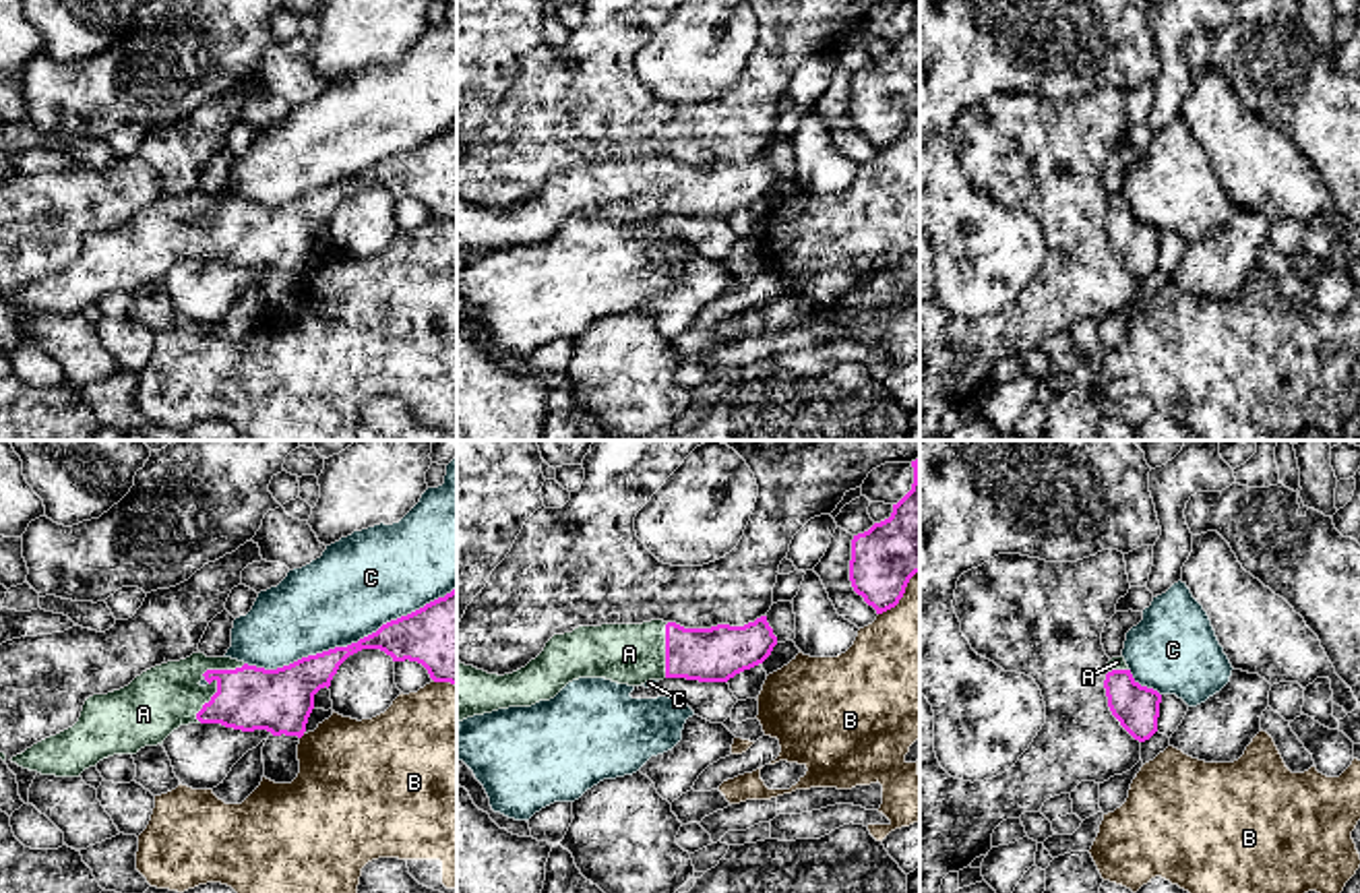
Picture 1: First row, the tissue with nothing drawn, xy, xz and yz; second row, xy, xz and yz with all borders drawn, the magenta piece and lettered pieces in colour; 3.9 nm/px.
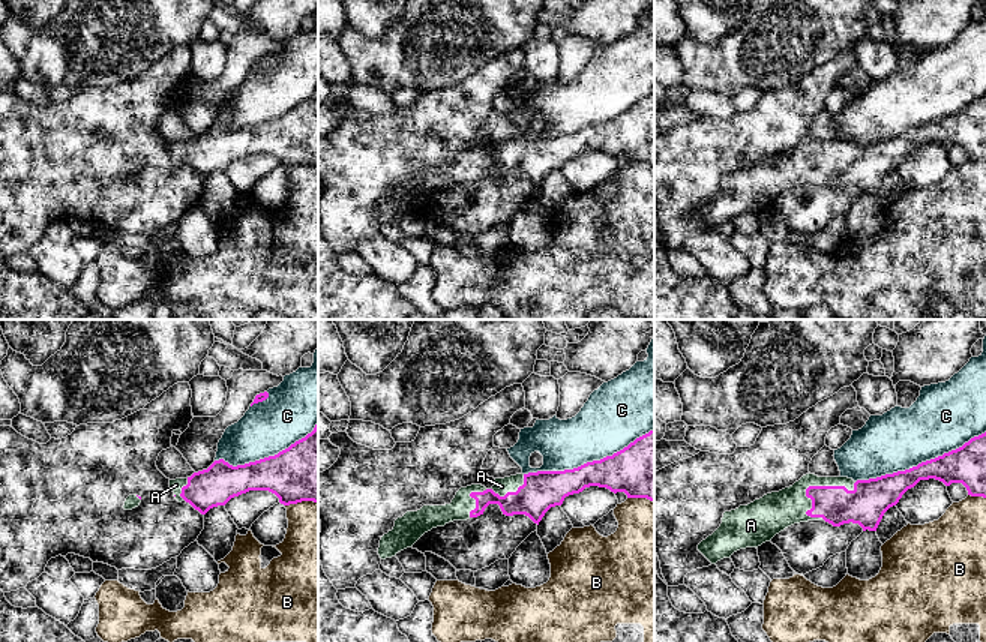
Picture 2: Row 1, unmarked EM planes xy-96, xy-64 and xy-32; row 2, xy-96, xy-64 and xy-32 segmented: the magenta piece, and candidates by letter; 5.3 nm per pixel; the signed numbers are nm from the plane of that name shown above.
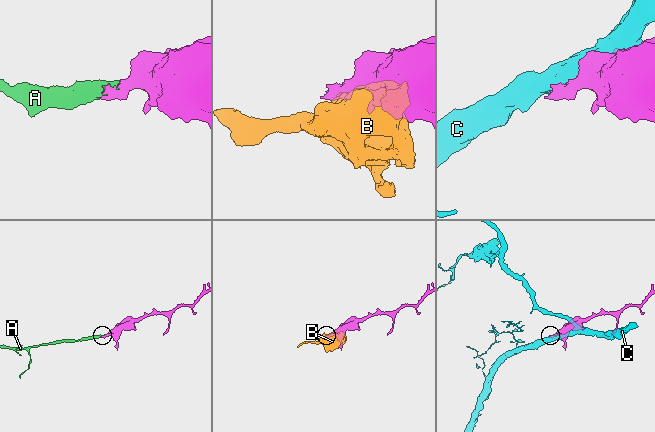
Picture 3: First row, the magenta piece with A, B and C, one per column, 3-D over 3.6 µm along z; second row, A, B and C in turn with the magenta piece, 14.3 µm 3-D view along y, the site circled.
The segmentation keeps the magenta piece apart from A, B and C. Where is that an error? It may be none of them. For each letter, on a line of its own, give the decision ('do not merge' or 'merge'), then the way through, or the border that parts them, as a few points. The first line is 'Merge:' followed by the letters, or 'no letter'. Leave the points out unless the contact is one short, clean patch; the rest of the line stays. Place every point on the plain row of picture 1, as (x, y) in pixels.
Merge: A
A: merge
B: do not merge
C: do not merge

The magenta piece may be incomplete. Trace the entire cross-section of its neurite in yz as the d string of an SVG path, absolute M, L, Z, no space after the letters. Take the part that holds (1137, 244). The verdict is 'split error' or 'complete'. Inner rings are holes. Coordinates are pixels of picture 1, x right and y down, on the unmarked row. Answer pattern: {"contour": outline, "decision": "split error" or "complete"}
{"contour": "M1122 192L1108 198L1104 225L1112 252L1135 277L1145 279L1157 269L1162 232L1141 223Z", "decision": "split error"}

